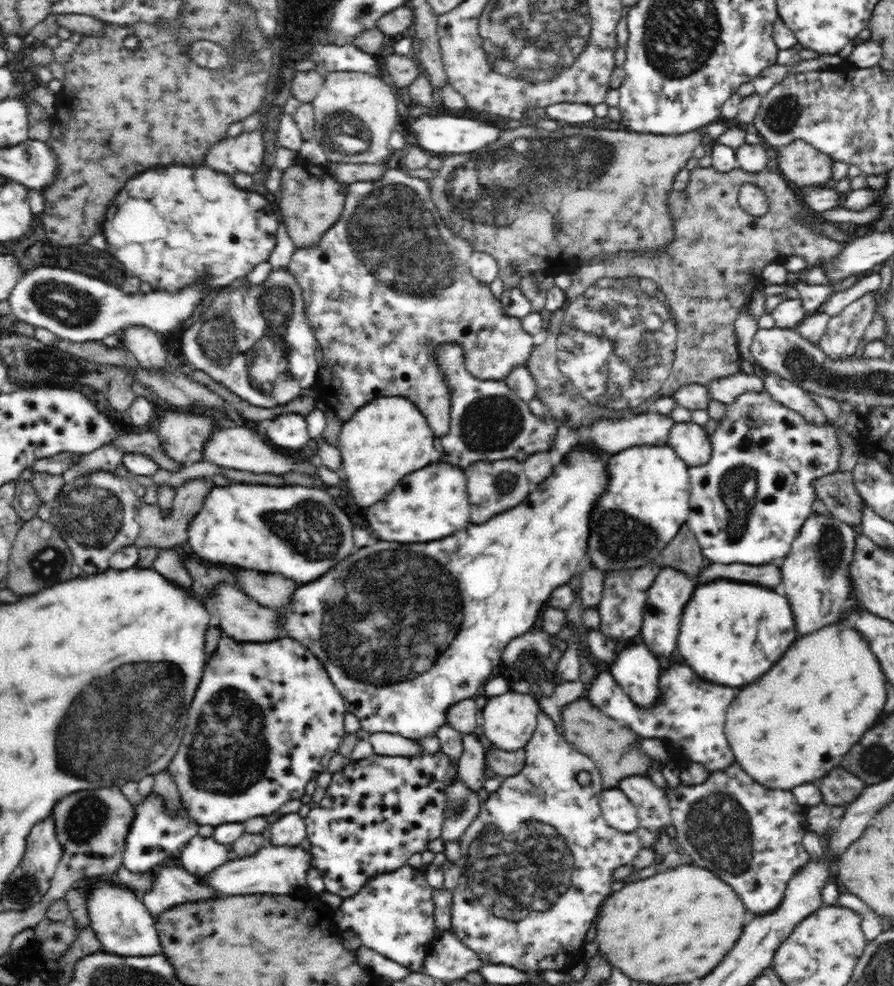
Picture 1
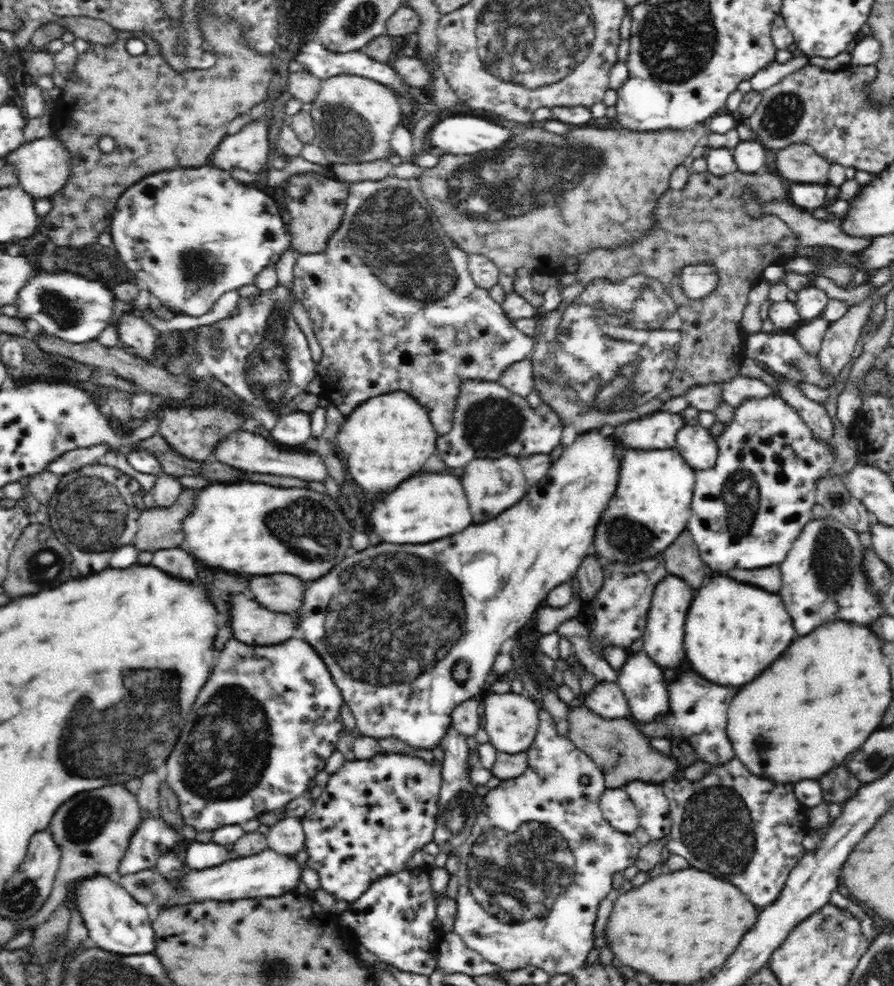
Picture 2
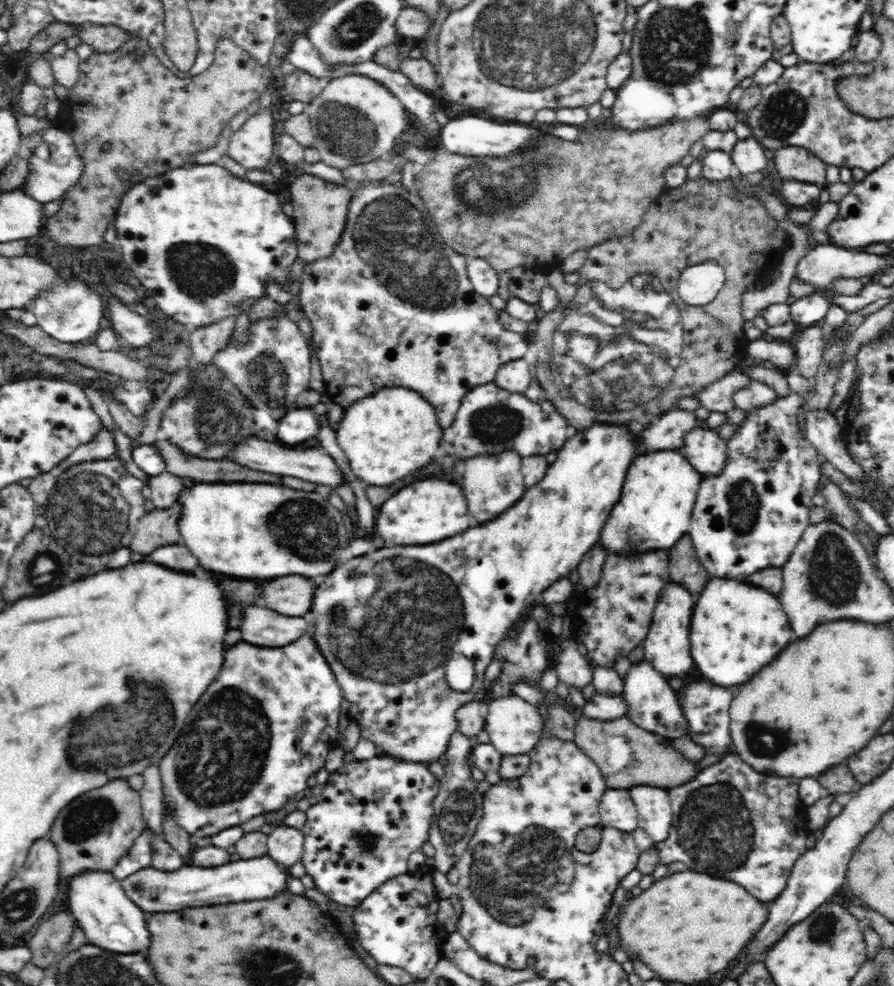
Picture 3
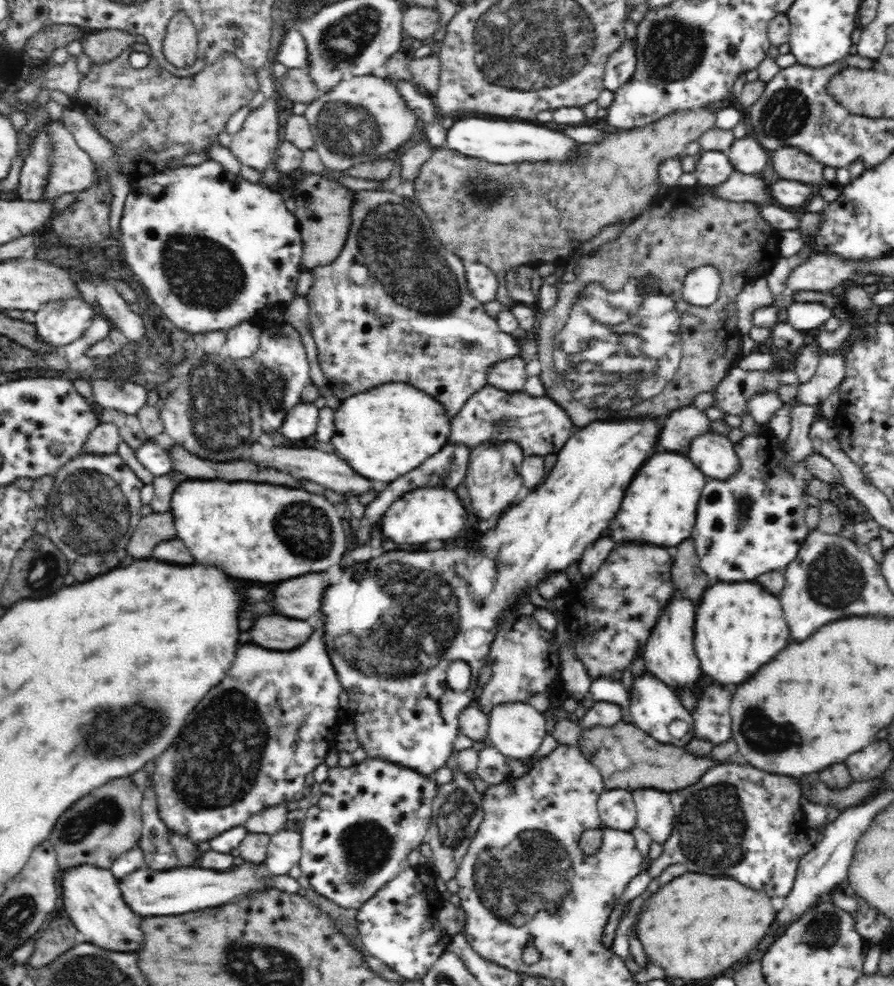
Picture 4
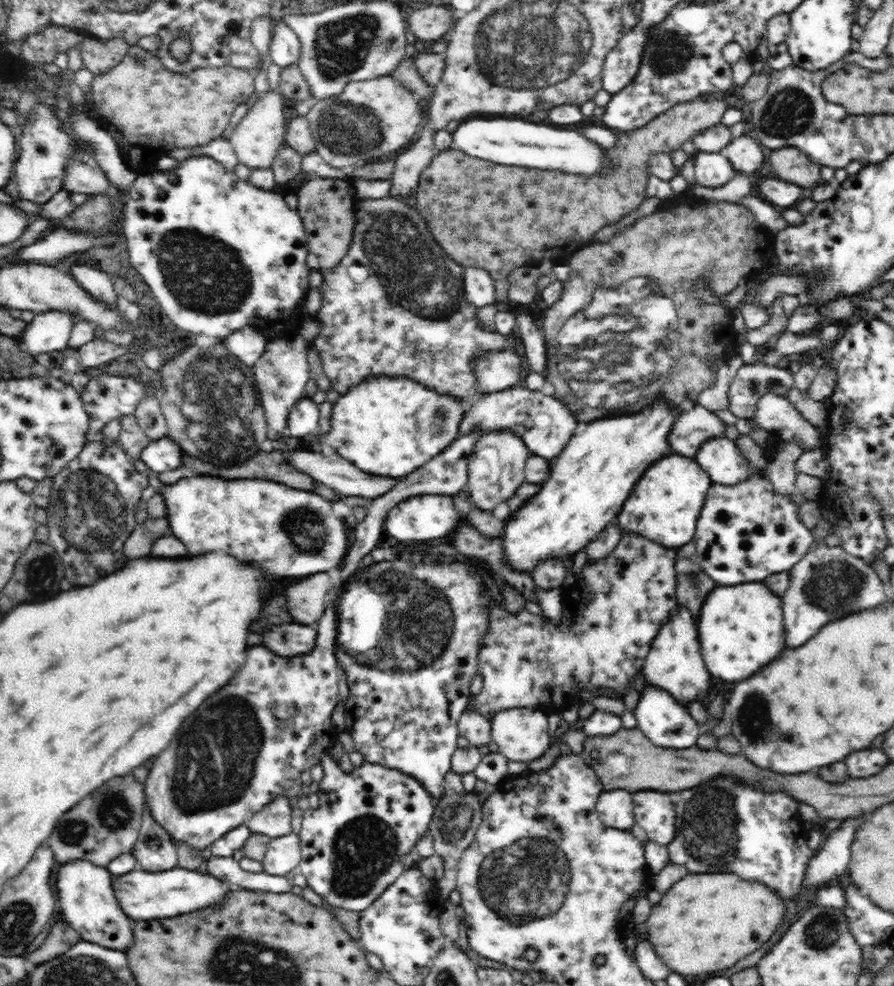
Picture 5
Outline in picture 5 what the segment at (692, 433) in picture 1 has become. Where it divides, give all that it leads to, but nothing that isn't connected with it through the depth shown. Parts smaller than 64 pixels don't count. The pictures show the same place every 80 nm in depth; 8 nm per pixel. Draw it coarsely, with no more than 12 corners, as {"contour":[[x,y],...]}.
{"contour":[[727,437],[707,439],[694,459],[713,483],[734,486],[750,474]]}

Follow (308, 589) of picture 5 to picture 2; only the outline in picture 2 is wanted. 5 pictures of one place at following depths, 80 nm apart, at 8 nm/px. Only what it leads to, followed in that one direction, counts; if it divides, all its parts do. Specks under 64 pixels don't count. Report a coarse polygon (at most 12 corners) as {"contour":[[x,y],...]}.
{"contour":[[254,576],[248,588],[268,610],[298,610],[304,582]]}

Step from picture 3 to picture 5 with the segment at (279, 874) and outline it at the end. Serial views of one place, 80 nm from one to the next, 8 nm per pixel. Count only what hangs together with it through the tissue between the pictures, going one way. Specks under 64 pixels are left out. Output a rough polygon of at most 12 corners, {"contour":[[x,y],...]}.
{"contour":[[134,869],[113,876],[134,920],[221,904],[230,886],[204,871]]}

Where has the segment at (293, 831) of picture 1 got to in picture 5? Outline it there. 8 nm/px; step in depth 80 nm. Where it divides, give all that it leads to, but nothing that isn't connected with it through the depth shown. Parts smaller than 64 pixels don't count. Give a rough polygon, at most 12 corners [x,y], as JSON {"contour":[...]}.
{"contour":[[299,834],[273,838],[260,860],[263,871],[284,877],[301,860]]}

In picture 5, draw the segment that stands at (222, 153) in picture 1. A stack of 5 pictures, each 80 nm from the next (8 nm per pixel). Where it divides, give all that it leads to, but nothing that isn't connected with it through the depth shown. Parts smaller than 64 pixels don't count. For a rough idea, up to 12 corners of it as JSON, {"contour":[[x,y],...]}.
{"contour":[[278,90],[262,93],[228,138],[238,162],[271,166],[285,144]]}

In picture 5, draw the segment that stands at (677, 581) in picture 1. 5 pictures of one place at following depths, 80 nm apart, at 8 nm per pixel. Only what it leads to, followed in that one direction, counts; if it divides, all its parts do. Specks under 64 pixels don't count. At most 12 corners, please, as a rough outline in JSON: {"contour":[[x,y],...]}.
{"contour":[[677,607],[642,674],[686,710],[712,678],[690,611]]}

